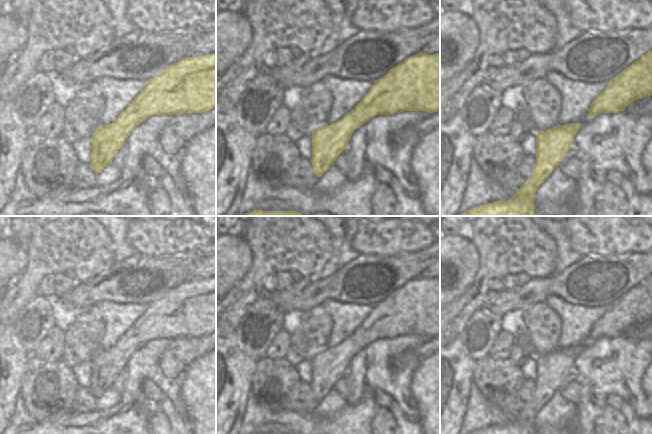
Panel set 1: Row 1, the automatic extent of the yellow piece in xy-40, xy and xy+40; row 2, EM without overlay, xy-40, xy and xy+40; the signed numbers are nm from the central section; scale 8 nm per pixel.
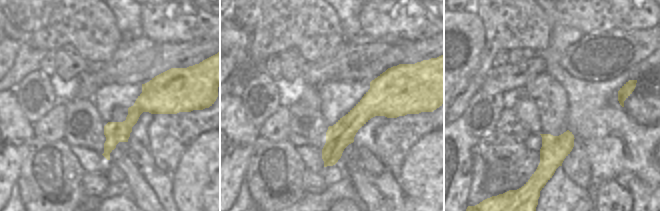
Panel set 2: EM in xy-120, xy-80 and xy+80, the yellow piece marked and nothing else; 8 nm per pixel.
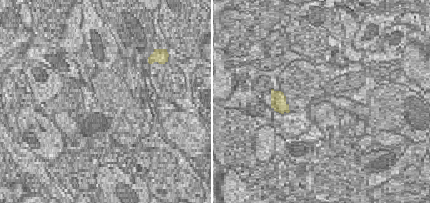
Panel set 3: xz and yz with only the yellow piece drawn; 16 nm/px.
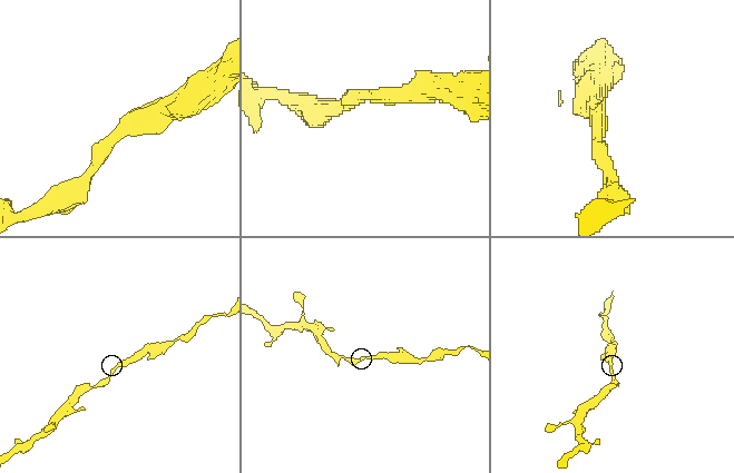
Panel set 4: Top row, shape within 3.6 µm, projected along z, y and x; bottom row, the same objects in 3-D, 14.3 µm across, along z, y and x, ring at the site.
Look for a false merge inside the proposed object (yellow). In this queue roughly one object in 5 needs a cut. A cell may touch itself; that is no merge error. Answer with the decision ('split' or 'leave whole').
leave whole

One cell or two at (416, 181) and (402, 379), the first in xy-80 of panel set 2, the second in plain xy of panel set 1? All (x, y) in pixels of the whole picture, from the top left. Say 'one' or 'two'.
two

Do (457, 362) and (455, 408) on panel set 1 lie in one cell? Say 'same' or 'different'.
same

